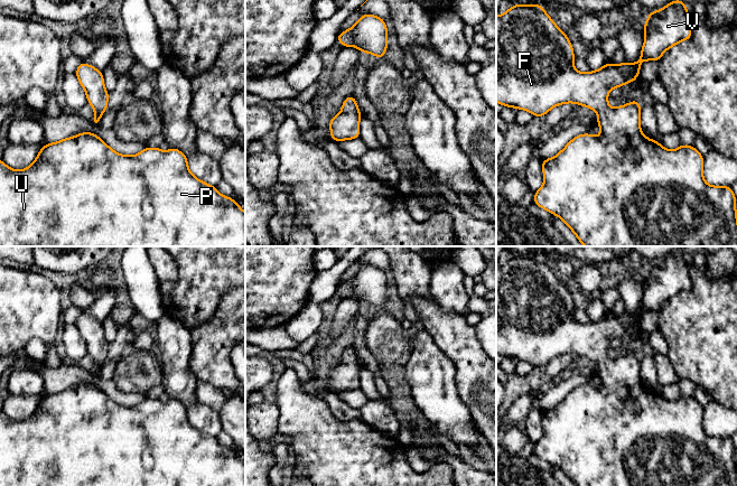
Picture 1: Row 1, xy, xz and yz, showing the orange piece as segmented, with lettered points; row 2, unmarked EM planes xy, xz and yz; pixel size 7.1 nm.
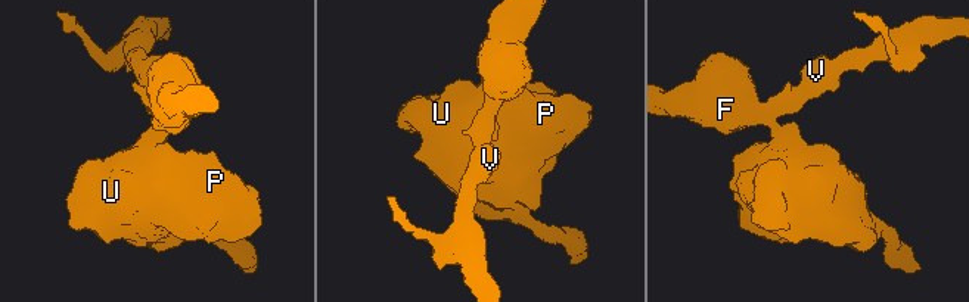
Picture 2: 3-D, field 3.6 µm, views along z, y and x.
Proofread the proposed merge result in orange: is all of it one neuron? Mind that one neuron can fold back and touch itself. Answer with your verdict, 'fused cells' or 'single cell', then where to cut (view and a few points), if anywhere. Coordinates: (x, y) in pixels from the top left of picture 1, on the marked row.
single cell; cut none

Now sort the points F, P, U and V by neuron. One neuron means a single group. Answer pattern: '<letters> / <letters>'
F P U V

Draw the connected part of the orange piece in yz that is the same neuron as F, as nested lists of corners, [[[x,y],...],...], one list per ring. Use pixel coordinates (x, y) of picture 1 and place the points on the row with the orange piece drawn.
[[[674,0],[657,11],[650,12],[643,29],[646,34],[641,52],[641,57],[635,64],[624,60],[621,65],[606,63],[601,68],[590,73],[578,72],[573,67],[575,54],[572,45],[566,34],[552,21],[541,4],[513,4],[505,13],[496,16],[496,102],[509,108],[525,110],[534,116],[545,115],[552,108],[565,103],[577,103],[581,106],[593,109],[597,112],[598,127],[601,130],[599,137],[590,133],[575,137],[568,144],[553,158],[542,160],[544,183],[534,193],[533,202],[541,208],[560,217],[563,223],[576,234],[577,239],[585,246],[737,246],[737,213],[736,196],[728,186],[710,186],[705,181],[702,175],[703,156],[693,146],[681,144],[677,150],[669,150],[662,147],[657,140],[646,138],[640,127],[641,106],[640,101],[634,100],[626,105],[615,109],[608,106],[608,93],[614,87],[638,78],[640,68],[643,60],[659,62],[665,50],[683,40],[689,40],[692,30],[688,17],[689,9],[682,0]]]

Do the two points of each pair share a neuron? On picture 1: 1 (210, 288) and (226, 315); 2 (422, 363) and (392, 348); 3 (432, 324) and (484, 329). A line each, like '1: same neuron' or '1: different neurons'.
1: different neurons
2: different neurons
3: different neurons

